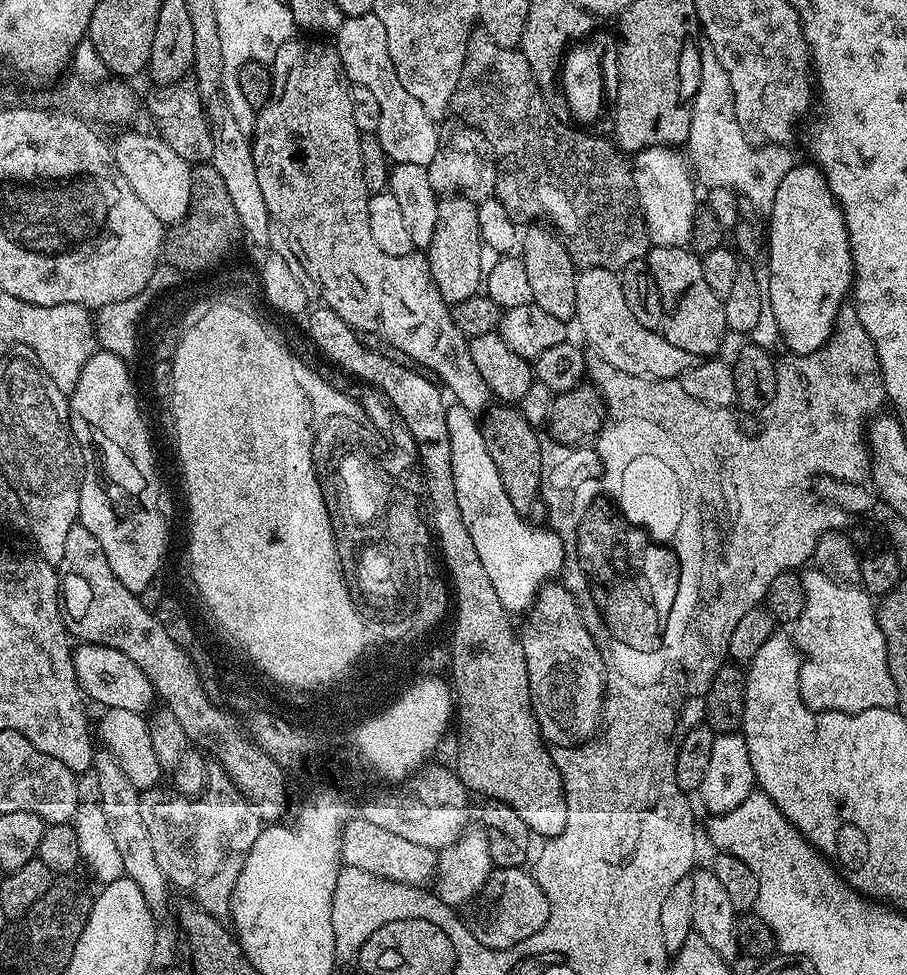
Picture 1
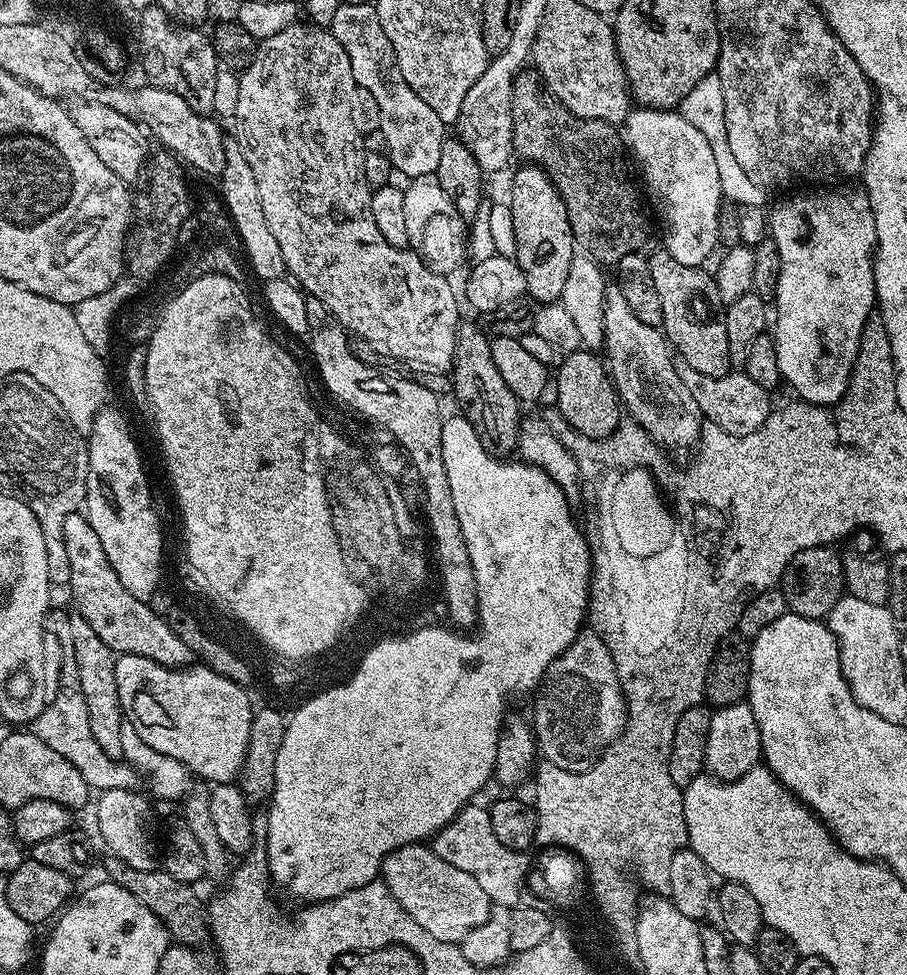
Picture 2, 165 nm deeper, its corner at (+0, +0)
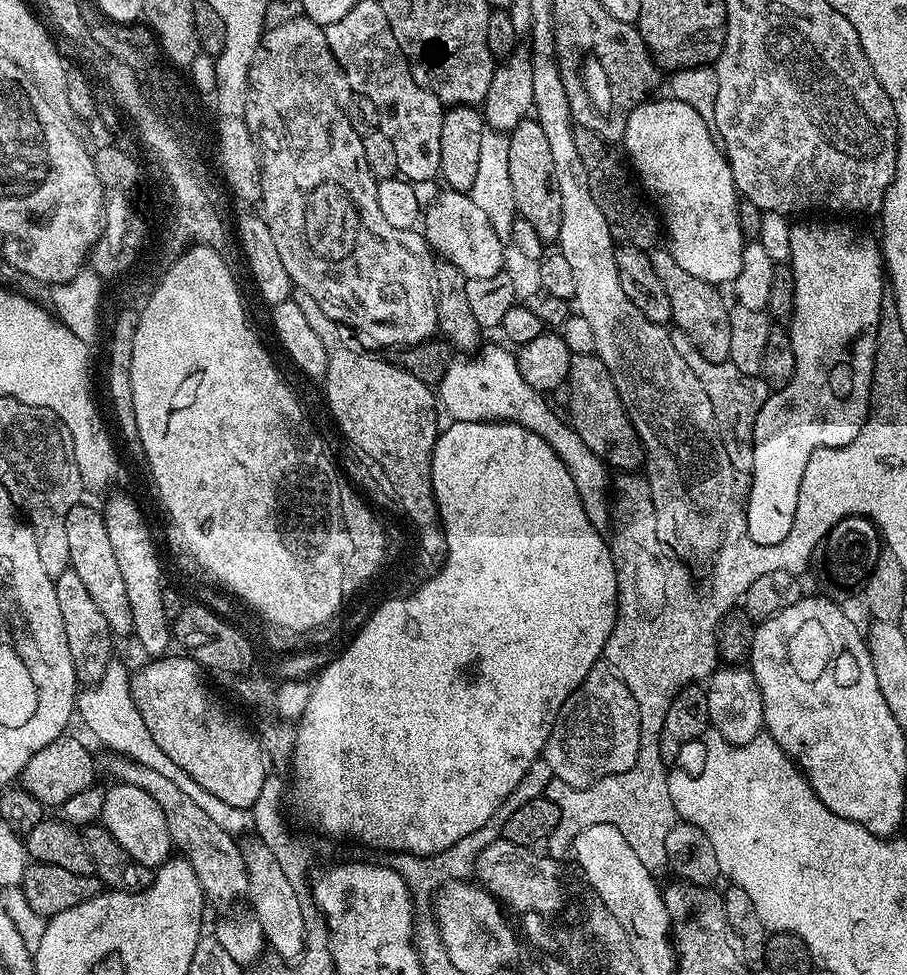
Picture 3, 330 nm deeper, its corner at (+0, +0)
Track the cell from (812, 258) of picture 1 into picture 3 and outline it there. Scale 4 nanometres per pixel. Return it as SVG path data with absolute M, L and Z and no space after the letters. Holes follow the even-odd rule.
M792 224L790 230L790 254L792 273L794 274L794 310L792 318L787 325L788 337L794 346L794 358L796 359L796 369L790 378L790 382L785 388L775 389L758 410L758 418L754 422L754 466L750 473L752 485L748 488L748 513L744 520L746 531L755 544L770 545L781 544L790 532L790 526L794 522L796 506L800 501L800 486L802 484L802 474L806 470L806 462L810 460L810 454L818 448L827 448L837 443L836 436L840 438L851 438L860 432L860 427L864 425L864 420L868 416L868 403L872 393L872 371L876 361L876 339L878 338L878 322L880 321L880 307L882 306L882 294L886 290L886 265L882 255L881 245L875 235L867 236L864 232L859 232L856 228L851 228L848 224Z

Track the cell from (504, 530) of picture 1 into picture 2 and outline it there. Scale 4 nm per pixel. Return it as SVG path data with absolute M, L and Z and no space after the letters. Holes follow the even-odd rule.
M462 414L456 416L448 416L446 423L442 426L442 462L446 462L446 478L450 482L450 498L454 498L454 510L458 514L458 522L462 526L462 538L466 538L466 550L470 554L470 562L474 566L474 578L476 579L476 606L484 612L484 636L479 638L462 638L460 636L448 636L448 632L443 630L422 630L420 636L411 636L410 638L397 638L392 640L392 644L384 644L374 646L374 651L371 654L366 654L364 668L358 670L355 678L350 678L350 683L346 686L337 686L336 692L327 692L324 696L320 696L319 700L312 700L308 707L303 710L298 710L290 718L290 724L285 736L282 738L282 746L278 746L278 762L274 762L274 786L270 803L267 805L268 813L266 819L268 821L268 871L271 879L288 880L288 892L296 900L304 900L300 902L323 902L325 900L333 900L342 894L346 894L350 890L360 888L363 884L371 884L380 876L380 868L384 865L384 857L388 853L398 850L407 844L419 844L421 842L431 841L432 837L440 831L443 825L452 821L468 804L473 803L477 799L476 791L483 786L489 779L493 779L496 771L496 755L498 754L498 738L500 730L506 723L506 715L504 716L504 700L508 700L512 696L512 688L521 688L522 691L531 693L533 689L539 685L544 679L544 672L551 666L556 659L562 655L567 648L572 645L574 638L585 627L586 617L588 615L588 587L592 585L592 551L588 548L588 537L576 525L574 510L566 502L566 498L562 494L562 490L558 490L558 486L554 486L554 482L546 475L542 469L535 468L532 464L517 462L512 458L501 458L494 456L486 451L482 446L482 442L478 438L478 434L474 430L474 426Z

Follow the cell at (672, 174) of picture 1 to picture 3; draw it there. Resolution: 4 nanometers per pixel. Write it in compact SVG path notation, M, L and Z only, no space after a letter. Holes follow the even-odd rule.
M672 94L655 96L638 102L633 108L626 122L623 151L626 156L628 151L627 159L639 183L646 189L647 195L654 198L655 207L662 217L666 240L668 236L666 247L672 253L674 262L678 262L682 270L694 274L694 278L702 278L702 282L717 286L731 285L738 270L742 270L742 250L746 241L738 226L738 193L728 158L713 129L708 128L702 118L698 118L698 113L691 106L686 106L686 102L677 100Z

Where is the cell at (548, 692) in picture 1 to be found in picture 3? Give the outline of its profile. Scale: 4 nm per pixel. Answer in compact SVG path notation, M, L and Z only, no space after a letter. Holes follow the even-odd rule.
M598 662L586 674L579 688L569 691L566 702L560 707L560 713L552 724L552 733L542 757L550 764L555 779L575 788L585 788L607 776L622 774L634 766L638 750L642 747L640 732L642 736L638 702L634 702L634 694L630 694L628 687L607 663Z

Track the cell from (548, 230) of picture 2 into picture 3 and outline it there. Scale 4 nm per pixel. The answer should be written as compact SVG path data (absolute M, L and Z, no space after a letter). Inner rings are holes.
M525 118L514 126L508 136L510 142L510 182L514 185L514 206L519 219L530 222L534 230L545 242L556 242L560 238L560 227L562 226L562 194L556 184L554 174L554 158L550 158L550 145L546 139L546 133L535 118Z

